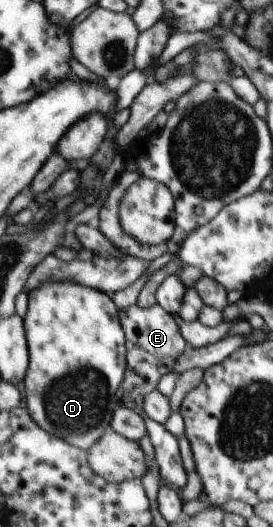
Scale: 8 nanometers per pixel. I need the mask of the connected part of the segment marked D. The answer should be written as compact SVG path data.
M44 282L40 288L25 292L28 296L25 332L29 346L29 369L25 375L24 392L29 414L34 422L81 450L88 451L111 427L116 392L128 369L125 333L118 320L116 304L108 293L82 286L78 282Z

